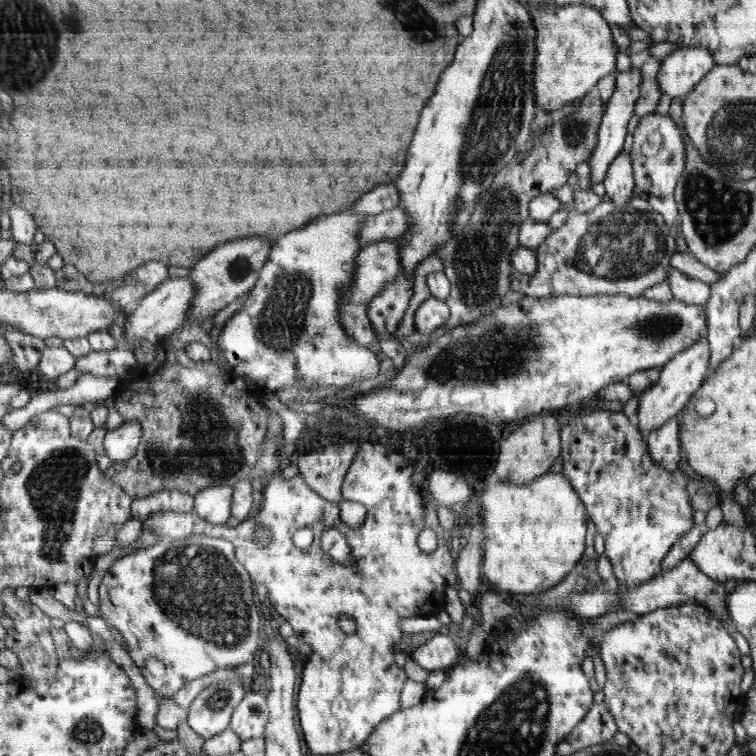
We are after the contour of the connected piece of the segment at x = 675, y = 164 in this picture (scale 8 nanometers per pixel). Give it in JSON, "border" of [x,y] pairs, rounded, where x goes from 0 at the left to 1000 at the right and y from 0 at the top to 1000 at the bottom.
{"border":[[[864,148],[844,157],[833,202],[841,238],[840,259],[853,265],[858,275],[872,280],[880,296],[892,296],[897,288],[890,251],[906,224],[906,197],[897,167],[885,152]]]}

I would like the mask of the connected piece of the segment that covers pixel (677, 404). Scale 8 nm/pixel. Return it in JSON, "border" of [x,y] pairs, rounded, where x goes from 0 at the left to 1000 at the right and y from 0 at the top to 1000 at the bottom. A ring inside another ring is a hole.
{"border":[[[927,443],[915,458],[909,459],[896,470],[890,470],[877,485],[872,487],[870,501],[856,516],[851,516],[843,536],[837,540],[843,545],[843,553],[840,553],[843,571],[851,583],[866,566],[877,563],[876,561],[881,560],[882,554],[890,549],[896,550],[906,540],[910,529],[934,500],[937,468],[940,468],[940,462],[937,456],[935,444]]]}

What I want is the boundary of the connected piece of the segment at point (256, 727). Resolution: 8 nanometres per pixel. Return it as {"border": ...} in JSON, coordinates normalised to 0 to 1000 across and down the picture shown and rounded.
{"border":[[[332,915],[312,935],[308,942],[304,964],[308,964],[319,979],[332,979],[348,975],[354,960],[358,939],[353,919],[345,915]]]}

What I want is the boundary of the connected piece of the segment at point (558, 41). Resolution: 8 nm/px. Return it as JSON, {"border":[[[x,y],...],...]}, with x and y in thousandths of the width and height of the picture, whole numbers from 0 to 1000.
{"border":[[[705,5],[709,15],[704,22],[712,37],[710,58],[712,70],[709,74],[709,134],[713,143],[729,151],[730,146],[746,142],[763,131],[787,120],[795,103],[813,98],[817,94],[816,78],[819,63],[813,58],[811,42],[806,37],[807,29],[798,24],[794,13],[776,7],[742,7],[742,5]]]}

